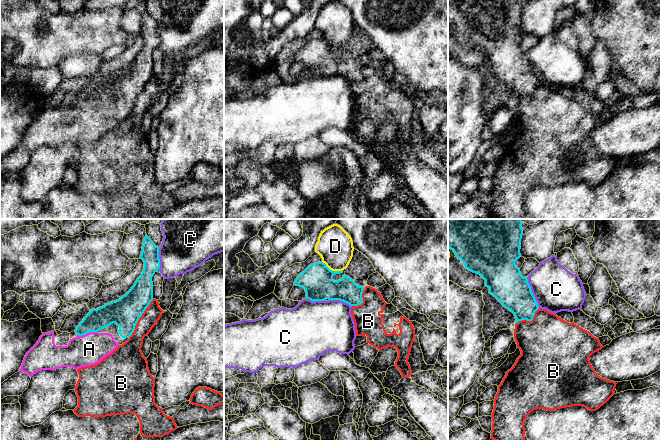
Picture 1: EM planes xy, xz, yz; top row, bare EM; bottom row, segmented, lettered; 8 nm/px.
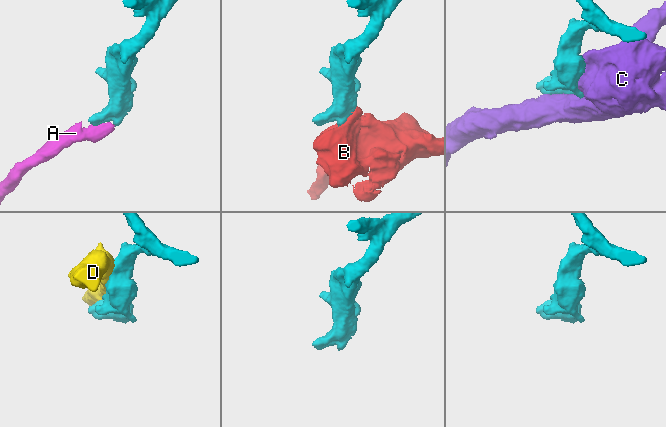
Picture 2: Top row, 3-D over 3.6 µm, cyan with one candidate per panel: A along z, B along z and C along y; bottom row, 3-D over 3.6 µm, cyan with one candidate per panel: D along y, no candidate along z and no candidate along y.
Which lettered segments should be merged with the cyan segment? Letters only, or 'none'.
A

